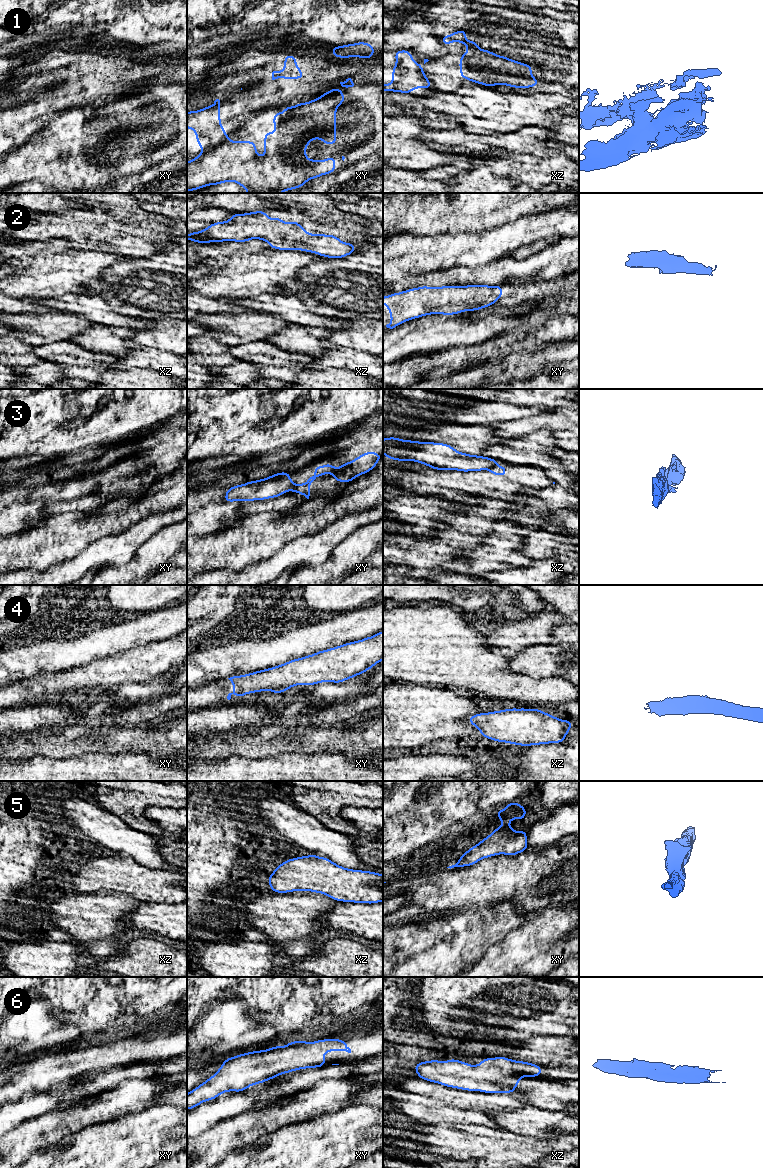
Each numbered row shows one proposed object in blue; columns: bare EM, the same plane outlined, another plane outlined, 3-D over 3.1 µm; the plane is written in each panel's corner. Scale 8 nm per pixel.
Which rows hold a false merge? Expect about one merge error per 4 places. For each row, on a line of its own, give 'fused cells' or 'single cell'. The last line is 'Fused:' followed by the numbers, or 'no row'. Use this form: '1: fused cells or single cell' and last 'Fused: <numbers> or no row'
1: single cell
2: single cell
3: fused cells
4: single cell
5: single cell
6: single cell
Fused: 3

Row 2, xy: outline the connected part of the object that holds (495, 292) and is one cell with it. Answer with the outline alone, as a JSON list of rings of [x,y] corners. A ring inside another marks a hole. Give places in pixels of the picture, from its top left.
[[[465,285],[439,288],[420,286],[383,297],[383,304],[388,307],[392,321],[386,325],[393,329],[404,322],[431,314],[456,315],[464,311],[477,311],[495,304],[503,296],[501,285]]]

